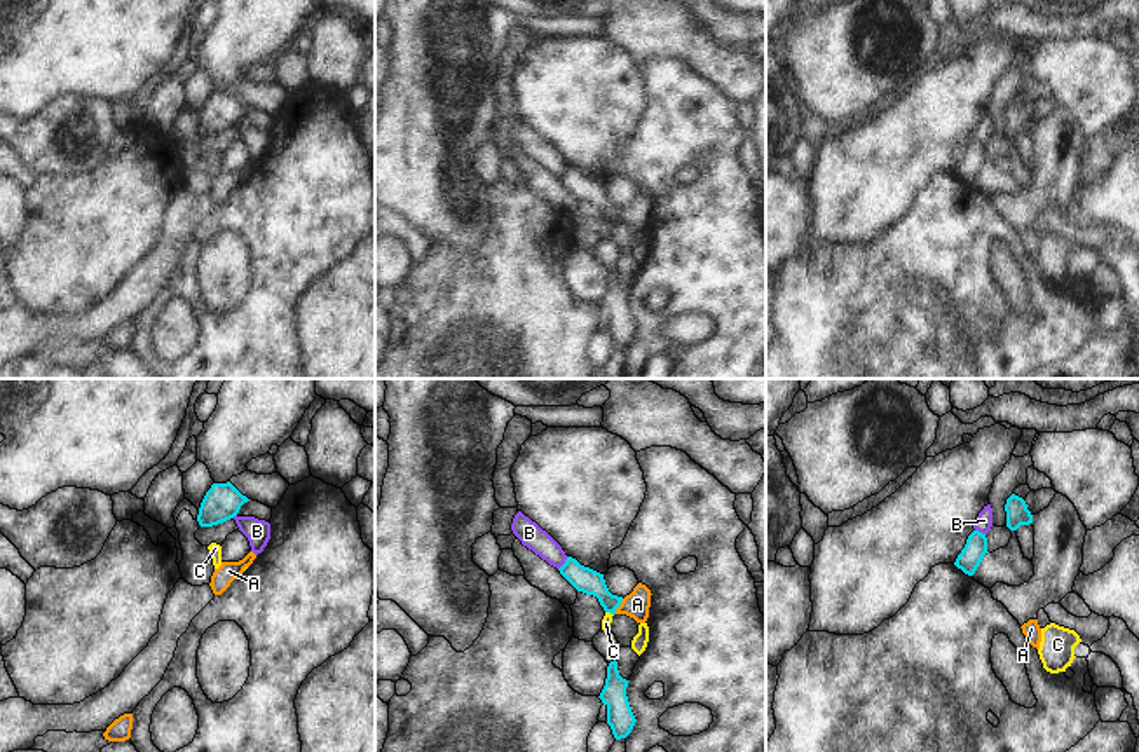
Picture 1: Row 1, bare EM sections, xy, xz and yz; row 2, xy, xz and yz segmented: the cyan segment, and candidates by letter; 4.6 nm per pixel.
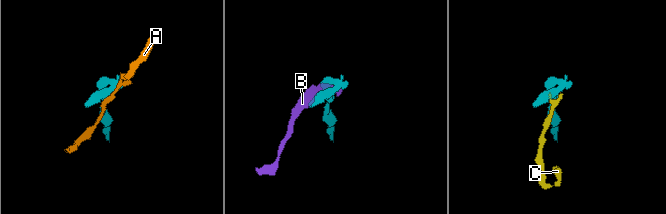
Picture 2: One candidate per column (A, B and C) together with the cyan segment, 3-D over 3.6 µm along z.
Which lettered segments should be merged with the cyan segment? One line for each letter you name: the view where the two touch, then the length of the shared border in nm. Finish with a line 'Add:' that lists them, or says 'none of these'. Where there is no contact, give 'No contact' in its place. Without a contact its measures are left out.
C: Touches cyan in xz. Shared border 40 nm
Add: C

